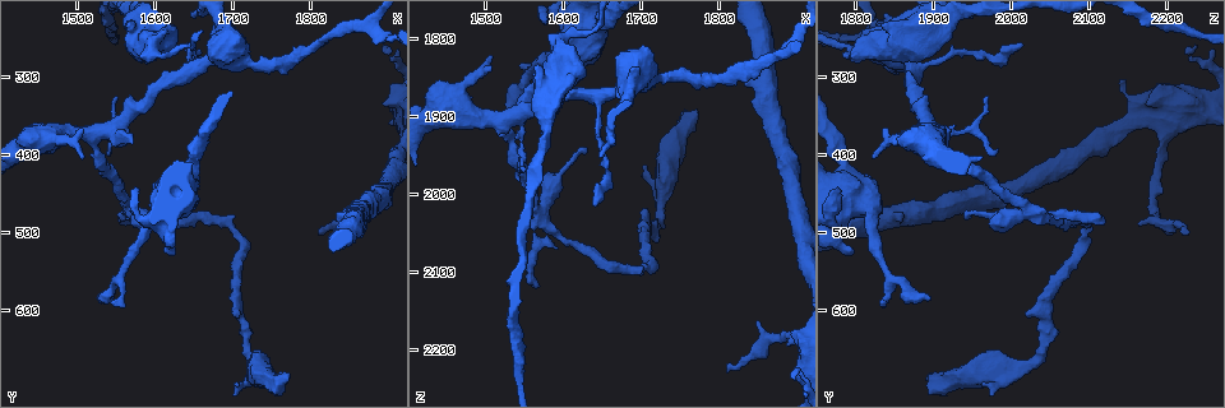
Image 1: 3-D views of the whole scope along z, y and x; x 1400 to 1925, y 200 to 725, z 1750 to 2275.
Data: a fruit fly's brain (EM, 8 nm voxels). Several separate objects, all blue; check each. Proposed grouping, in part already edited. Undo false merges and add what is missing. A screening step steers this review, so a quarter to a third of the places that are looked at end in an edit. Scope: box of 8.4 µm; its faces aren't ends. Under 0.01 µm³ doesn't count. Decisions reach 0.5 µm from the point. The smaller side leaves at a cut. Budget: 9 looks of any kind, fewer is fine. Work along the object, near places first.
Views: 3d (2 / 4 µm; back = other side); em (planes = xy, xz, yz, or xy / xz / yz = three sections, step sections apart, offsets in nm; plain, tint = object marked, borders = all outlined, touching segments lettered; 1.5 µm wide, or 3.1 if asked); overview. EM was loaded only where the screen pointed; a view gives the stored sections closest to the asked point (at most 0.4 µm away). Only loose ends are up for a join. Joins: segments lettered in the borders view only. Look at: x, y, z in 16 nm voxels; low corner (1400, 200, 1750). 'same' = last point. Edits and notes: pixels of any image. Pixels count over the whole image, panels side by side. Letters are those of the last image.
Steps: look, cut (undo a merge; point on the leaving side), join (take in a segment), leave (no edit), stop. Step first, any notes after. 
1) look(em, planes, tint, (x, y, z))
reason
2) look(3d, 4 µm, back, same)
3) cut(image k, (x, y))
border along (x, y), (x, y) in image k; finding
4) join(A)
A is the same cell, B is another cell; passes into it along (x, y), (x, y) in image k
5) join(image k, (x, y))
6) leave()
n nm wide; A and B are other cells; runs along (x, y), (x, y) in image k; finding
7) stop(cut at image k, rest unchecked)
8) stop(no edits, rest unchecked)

look(em, xy, step 4, borders, (1810, 500, 2230))
long arm stops here

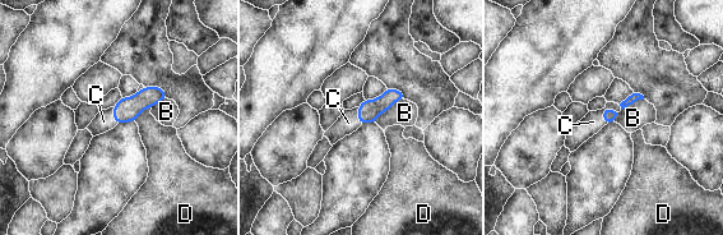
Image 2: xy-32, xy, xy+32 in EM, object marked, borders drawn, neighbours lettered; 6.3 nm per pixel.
look(em, planes, borders, same)
another direction

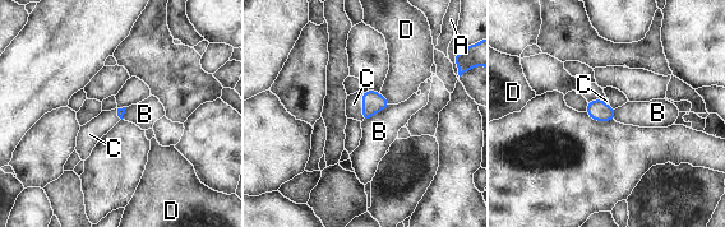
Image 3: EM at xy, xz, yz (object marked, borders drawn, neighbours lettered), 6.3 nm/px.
join(C)
C is the same cell, A, B and D are other cells; passes into it along (373, 102), (363, 106), (354, 103) in image 3; it goes on there

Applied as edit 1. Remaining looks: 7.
look(em, yz, step 8, borders, (1540, 590, 1835))
tapers out

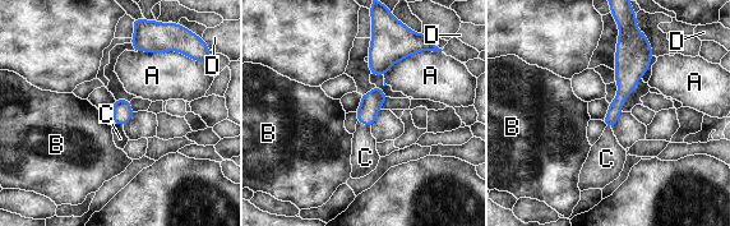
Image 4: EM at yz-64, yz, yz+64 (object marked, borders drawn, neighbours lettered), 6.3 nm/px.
look(em, planes, borders, same)

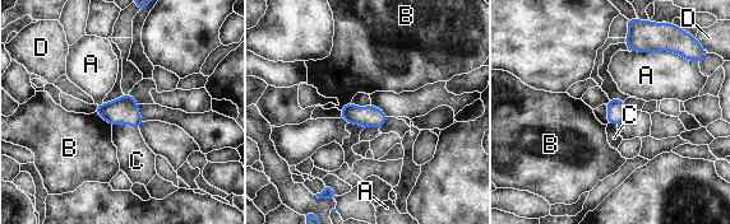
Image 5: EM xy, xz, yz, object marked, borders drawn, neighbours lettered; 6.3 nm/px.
join(C)
C is the same cell, A, B and D are other cells; passes into it along (124, 110), (125, 124), (137, 160) in image 5; it goes on there

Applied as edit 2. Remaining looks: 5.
look(overview)
redraw

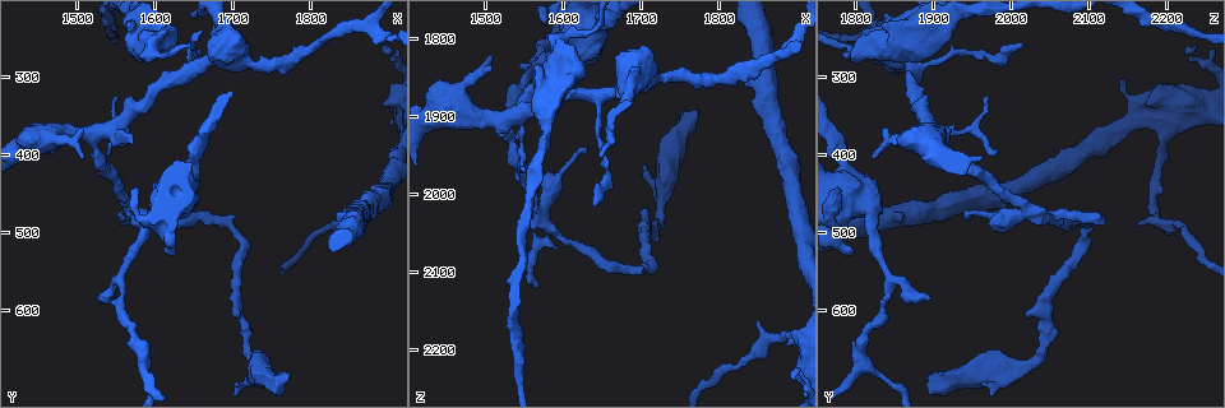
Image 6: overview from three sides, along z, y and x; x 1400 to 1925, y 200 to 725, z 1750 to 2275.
look(em, xy, step 4, tint, (1540, 365, 1900))

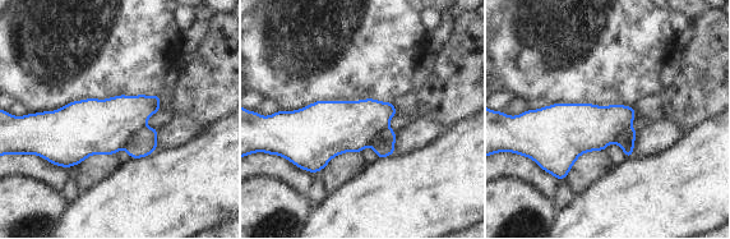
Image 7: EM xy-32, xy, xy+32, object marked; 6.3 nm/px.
look(em, planes, tint, same)

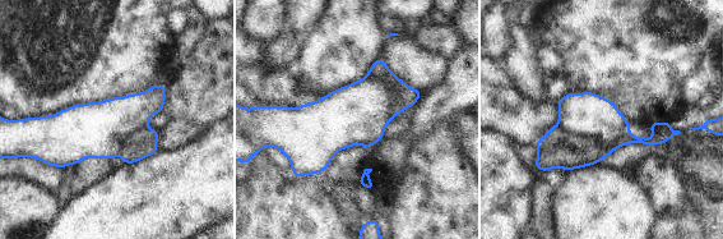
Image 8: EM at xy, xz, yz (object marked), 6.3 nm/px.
look(em, planes, borders, same)
what lies round it

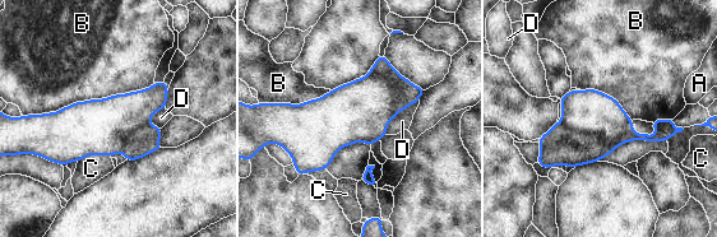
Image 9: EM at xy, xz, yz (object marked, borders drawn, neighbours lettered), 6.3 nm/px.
cut(image 9, (560, 145))
A, B, C and D are other cells; border along (560, 121), (606, 143), (630, 129) in image 9; two cells meet here

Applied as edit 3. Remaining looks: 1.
stop(join at image 3, join at image 5, cut at image 9, rest unchecked)

